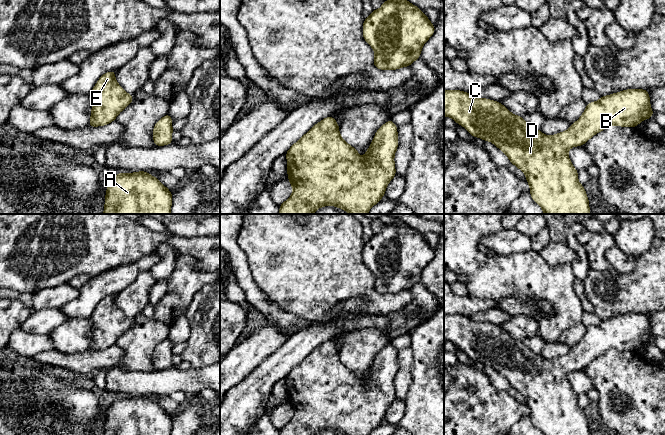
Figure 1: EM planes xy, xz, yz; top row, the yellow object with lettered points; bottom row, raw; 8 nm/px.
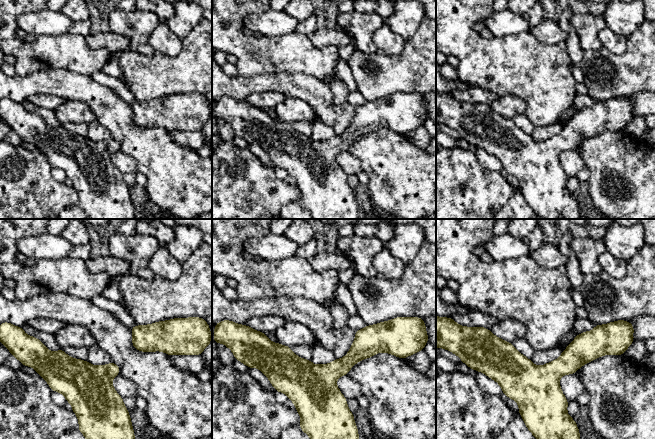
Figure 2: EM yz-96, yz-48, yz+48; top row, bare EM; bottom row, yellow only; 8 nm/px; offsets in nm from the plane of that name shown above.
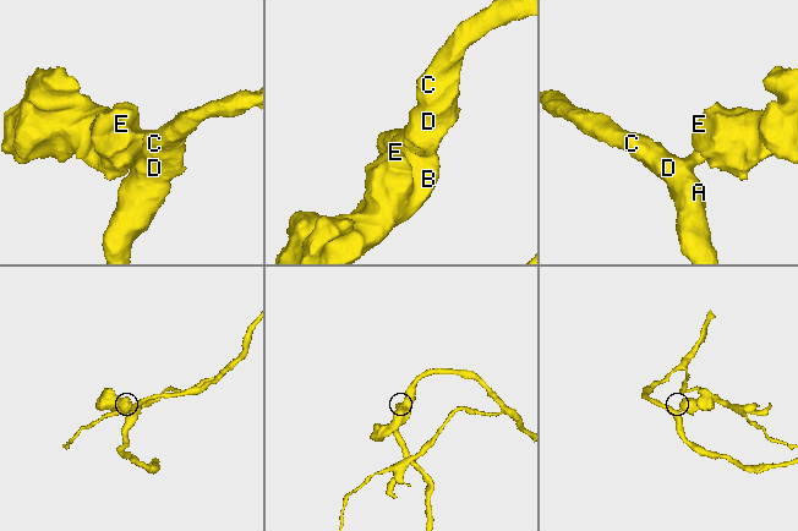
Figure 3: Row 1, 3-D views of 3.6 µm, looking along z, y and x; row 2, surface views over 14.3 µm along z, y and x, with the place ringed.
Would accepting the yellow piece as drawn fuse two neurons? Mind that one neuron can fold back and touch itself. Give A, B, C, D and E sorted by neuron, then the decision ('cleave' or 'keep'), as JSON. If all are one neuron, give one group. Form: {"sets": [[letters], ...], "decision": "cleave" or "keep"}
{"sets": [["A", "B", "C", "D", "E"]], "decision": "keep"}

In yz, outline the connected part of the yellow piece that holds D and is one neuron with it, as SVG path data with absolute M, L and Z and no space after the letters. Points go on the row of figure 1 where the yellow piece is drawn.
M627 89L627 90L617 92L611 95L601 96L601 98L597 102L587 103L587 107L585 111L583 112L583 114L581 115L581 117L575 123L571 124L568 130L552 135L552 136L547 136L547 135L544 135L541 132L541 130L537 130L533 128L531 125L529 125L528 123L526 123L523 120L522 116L512 114L500 102L493 101L490 99L485 99L485 98L477 98L467 92L463 92L460 90L444 90L444 116L451 117L456 123L458 123L459 125L462 125L473 137L479 137L484 141L490 141L496 147L498 147L503 153L505 153L508 156L510 163L514 164L518 169L522 170L524 174L526 175L526 181L529 183L529 186L530 186L529 192L531 194L531 197L535 203L541 206L544 214L590 214L589 200L586 195L585 188L583 185L581 185L578 182L578 171L574 168L573 164L571 163L569 159L568 150L575 146L583 146L591 137L593 137L598 132L603 131L605 128L607 128L610 125L635 128L643 120L652 118L653 113L654 111L650 107L650 97L649 97L648 90Z

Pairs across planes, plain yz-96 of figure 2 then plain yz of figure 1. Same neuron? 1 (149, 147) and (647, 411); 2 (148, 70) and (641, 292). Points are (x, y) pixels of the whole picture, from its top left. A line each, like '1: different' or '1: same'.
1: same
2: same

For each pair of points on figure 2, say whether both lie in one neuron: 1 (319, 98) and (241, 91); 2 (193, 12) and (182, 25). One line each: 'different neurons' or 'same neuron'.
1: same neuron
2: same neuron

